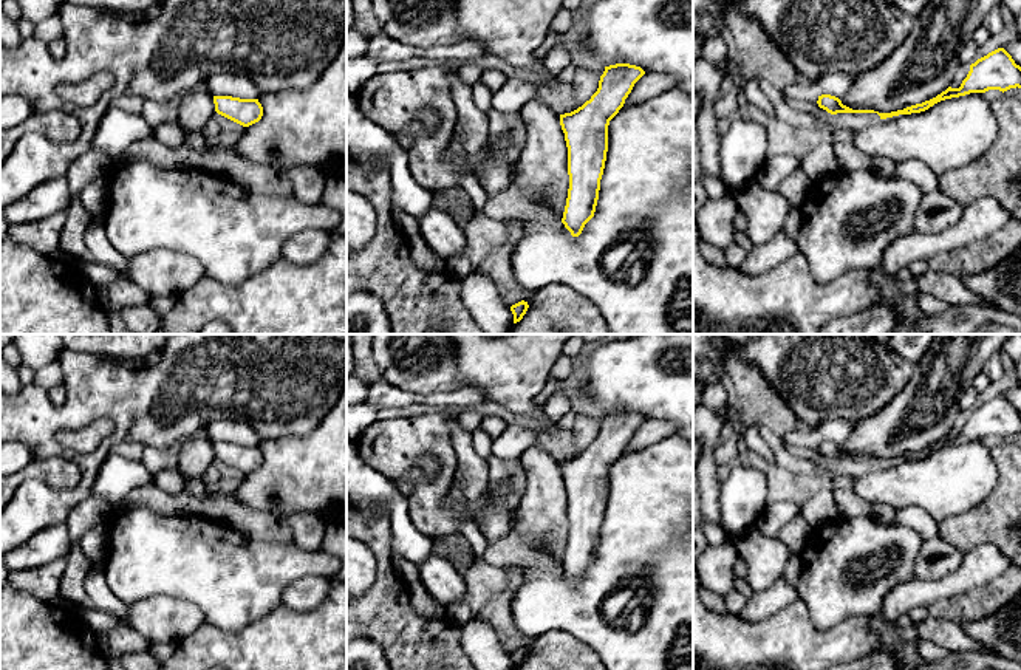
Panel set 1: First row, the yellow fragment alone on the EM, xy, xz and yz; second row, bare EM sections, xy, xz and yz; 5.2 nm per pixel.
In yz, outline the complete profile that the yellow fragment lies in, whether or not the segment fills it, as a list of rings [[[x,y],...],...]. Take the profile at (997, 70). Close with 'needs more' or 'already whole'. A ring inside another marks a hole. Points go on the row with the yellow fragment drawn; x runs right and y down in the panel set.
[[[998,48],[998,50],[989,53],[987,56],[978,59],[975,63],[970,65],[970,71],[968,71],[967,77],[962,80],[962,84],[961,84],[959,88],[948,87],[945,91],[942,91],[936,97],[933,97],[930,101],[925,101],[922,104],[916,104],[916,105],[907,107],[903,110],[897,110],[897,111],[891,111],[891,113],[879,113],[879,111],[874,111],[874,110],[852,110],[852,108],[843,105],[838,97],[831,96],[831,94],[821,94],[821,96],[818,96],[817,104],[818,104],[820,108],[826,110],[831,115],[837,115],[837,113],[877,113],[880,116],[880,119],[886,119],[886,118],[893,118],[893,116],[899,116],[899,115],[911,115],[911,113],[925,111],[930,107],[933,107],[934,104],[937,104],[941,101],[945,101],[945,99],[959,97],[959,96],[965,96],[965,94],[970,94],[970,93],[985,93],[989,90],[999,90],[999,91],[1004,93],[1007,90],[1016,88],[1016,87],[1021,88],[1021,67],[1015,63],[1015,60],[1012,59],[1012,56],[1004,48]]]; already whole

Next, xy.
[[[213,96],[215,111],[243,127],[258,122],[263,107],[258,99],[240,99],[232,96]]]; already whole

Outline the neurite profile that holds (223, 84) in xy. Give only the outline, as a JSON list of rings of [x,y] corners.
[[[218,73],[206,79],[207,90],[213,96],[232,96],[240,99],[258,99],[260,91],[254,82],[238,73]]]

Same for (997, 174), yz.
[[[1021,97],[992,101],[998,121],[993,145],[976,161],[939,176],[939,192],[968,206],[982,197],[996,198],[1012,218],[1021,218]]]

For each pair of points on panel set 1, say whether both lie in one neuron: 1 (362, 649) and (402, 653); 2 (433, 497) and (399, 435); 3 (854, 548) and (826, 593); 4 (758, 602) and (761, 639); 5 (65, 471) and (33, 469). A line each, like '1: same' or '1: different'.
1: different
2: same
3: same
4: different
5: same

